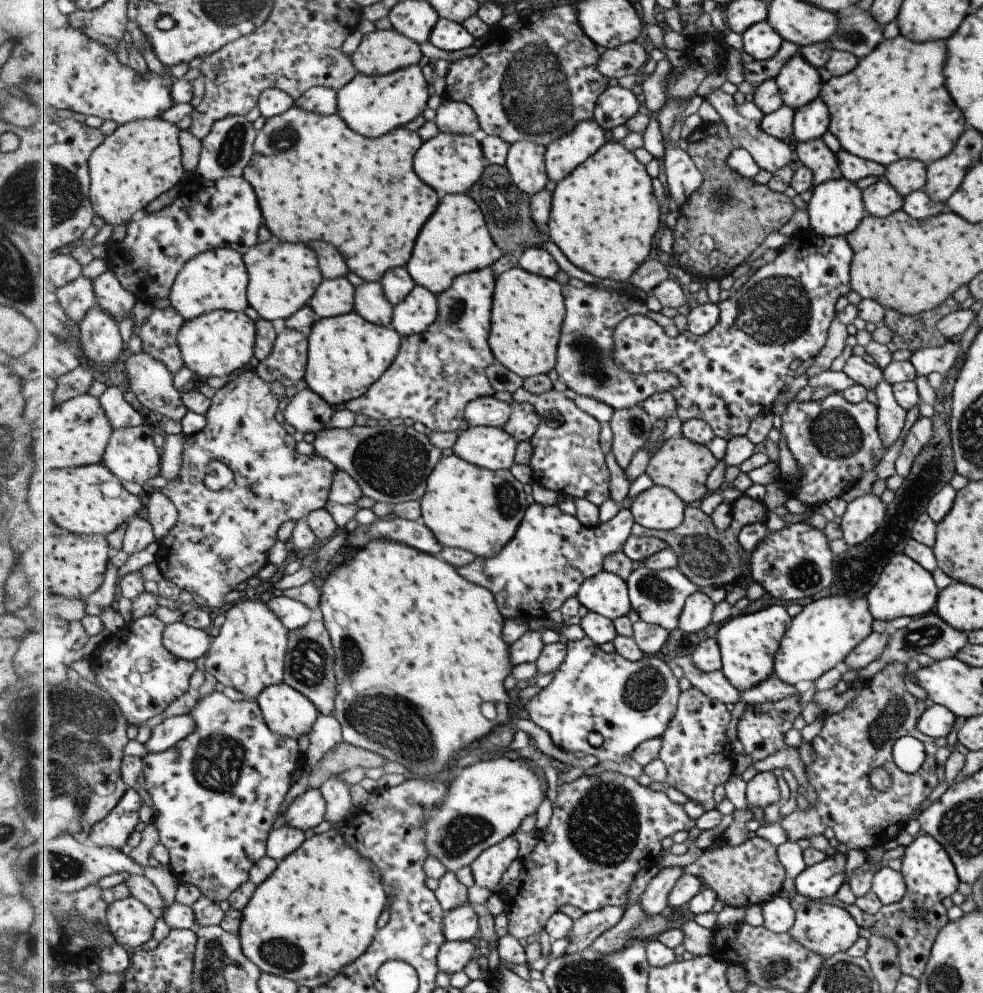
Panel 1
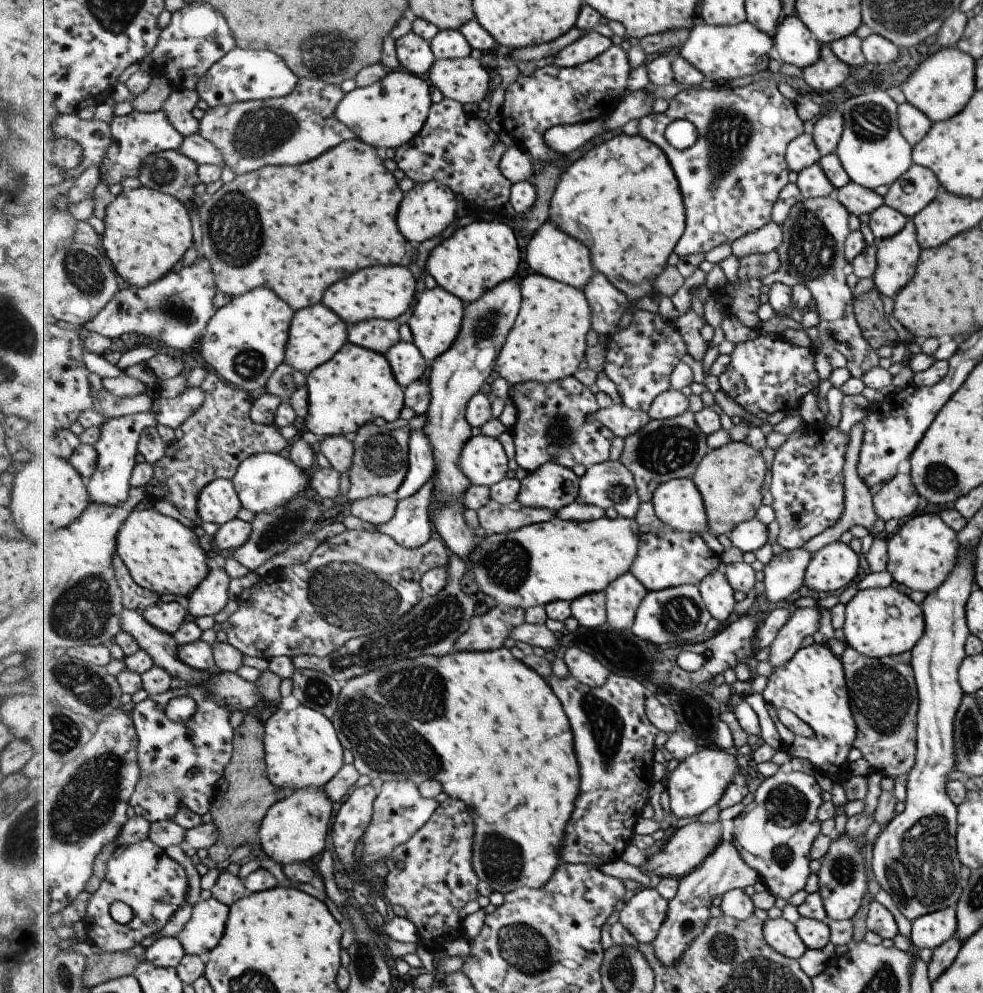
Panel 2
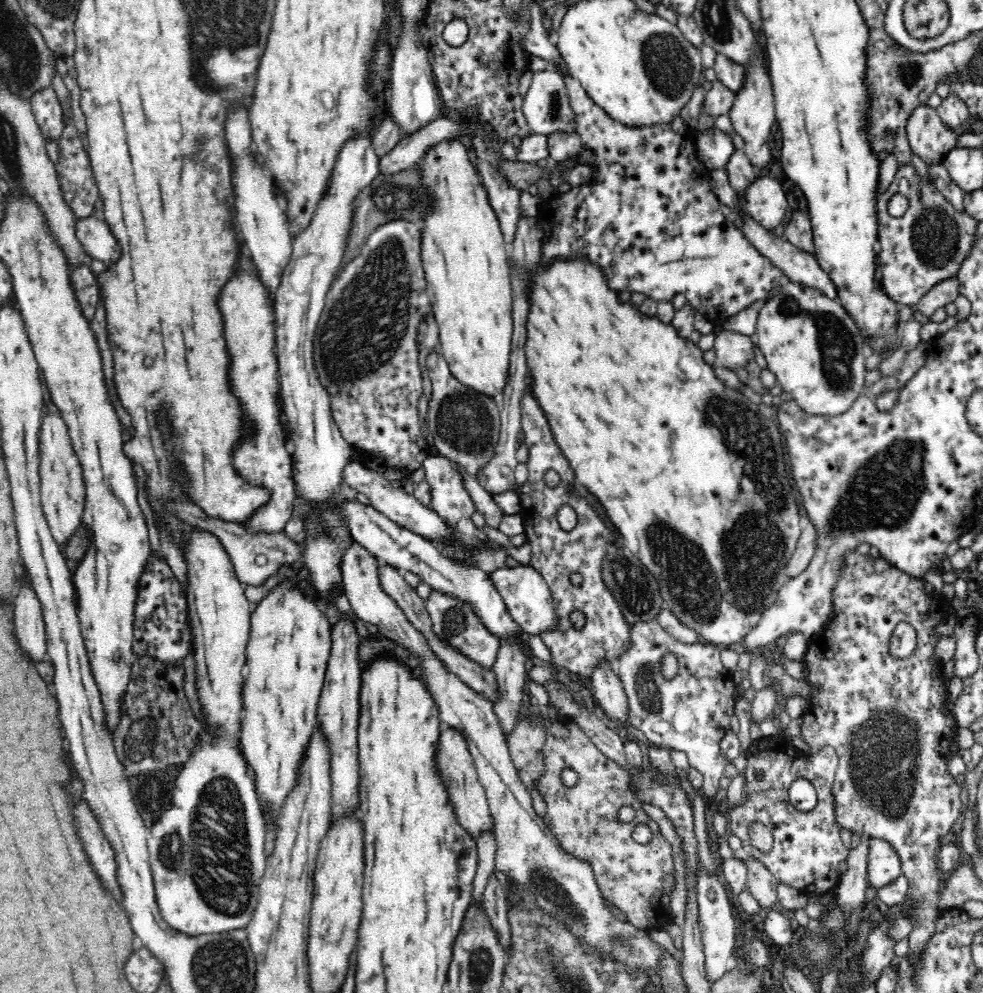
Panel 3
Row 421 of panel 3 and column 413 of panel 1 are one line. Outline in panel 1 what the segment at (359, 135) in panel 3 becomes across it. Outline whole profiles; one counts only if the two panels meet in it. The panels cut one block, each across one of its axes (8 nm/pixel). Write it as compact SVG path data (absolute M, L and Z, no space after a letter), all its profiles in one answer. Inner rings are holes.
M416 285L406 300L394 306L392 326L402 338L422 334L436 323L439 315L439 297L427 288Z

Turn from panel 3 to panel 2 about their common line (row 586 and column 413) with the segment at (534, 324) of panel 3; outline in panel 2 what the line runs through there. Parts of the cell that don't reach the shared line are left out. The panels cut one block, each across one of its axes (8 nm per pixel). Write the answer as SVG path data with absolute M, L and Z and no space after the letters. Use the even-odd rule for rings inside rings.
M501 647L492 651L467 651L449 656L423 656L417 660L397 660L392 665L368 672L365 676L353 677L342 687L340 706L332 718L340 735L344 748L354 757L354 766L360 774L365 774L371 780L380 778L384 781L411 779L417 784L425 780L439 780L444 792L449 796L469 804L474 823L476 838L473 845L473 864L481 880L494 891L503 893L513 892L518 888L529 887L538 889L544 887L562 866L562 844L566 837L569 821L576 810L576 800L581 792L580 761L576 755L576 735L572 724L561 706L561 700L553 692L540 673L531 670L522 659L517 660L511 650Z

